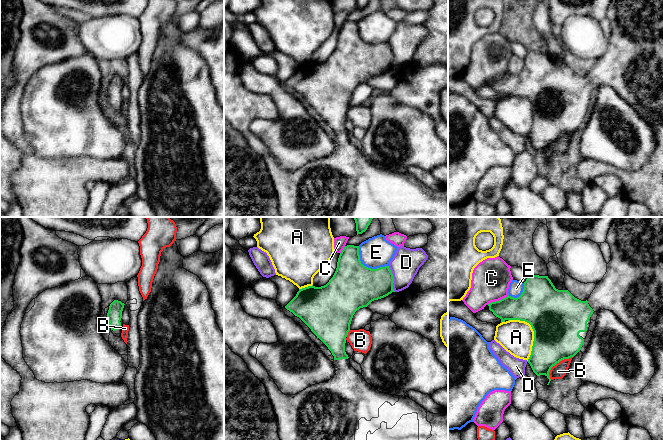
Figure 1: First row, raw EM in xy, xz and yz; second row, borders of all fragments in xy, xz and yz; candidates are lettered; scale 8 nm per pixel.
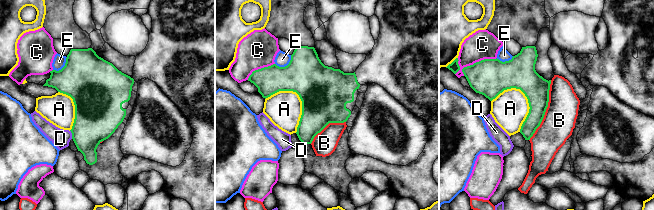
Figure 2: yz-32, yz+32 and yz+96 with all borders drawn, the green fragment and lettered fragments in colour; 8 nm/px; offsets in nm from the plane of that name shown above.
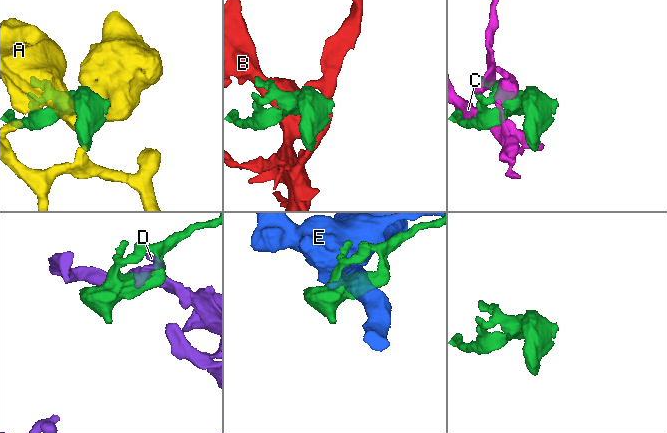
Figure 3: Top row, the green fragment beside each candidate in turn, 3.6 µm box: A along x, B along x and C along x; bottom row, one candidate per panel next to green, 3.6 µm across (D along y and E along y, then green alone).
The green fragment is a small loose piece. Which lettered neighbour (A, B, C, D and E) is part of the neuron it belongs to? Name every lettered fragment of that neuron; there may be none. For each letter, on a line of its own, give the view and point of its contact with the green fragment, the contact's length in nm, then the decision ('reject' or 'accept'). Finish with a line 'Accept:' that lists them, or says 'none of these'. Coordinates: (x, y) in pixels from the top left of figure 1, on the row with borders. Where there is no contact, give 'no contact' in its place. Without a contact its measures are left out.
A: meets green in yz at (534, 332); contact 360 nm long; reject
B: meets green in yz at (556, 363); contact 260 nm long; reject
C: meets green in yz at (497, 301); contact 190 nm long; reject
D: meets green in xz at (393, 279); contact 220 nm long; reject
E: meets green in xz at (367, 267); contact 300 nm long; reject
Accept: none of these

